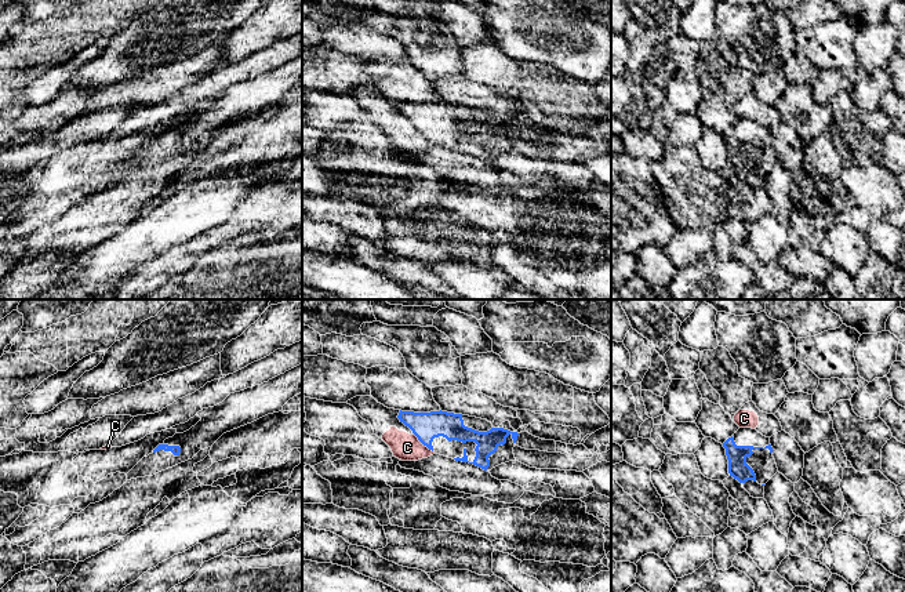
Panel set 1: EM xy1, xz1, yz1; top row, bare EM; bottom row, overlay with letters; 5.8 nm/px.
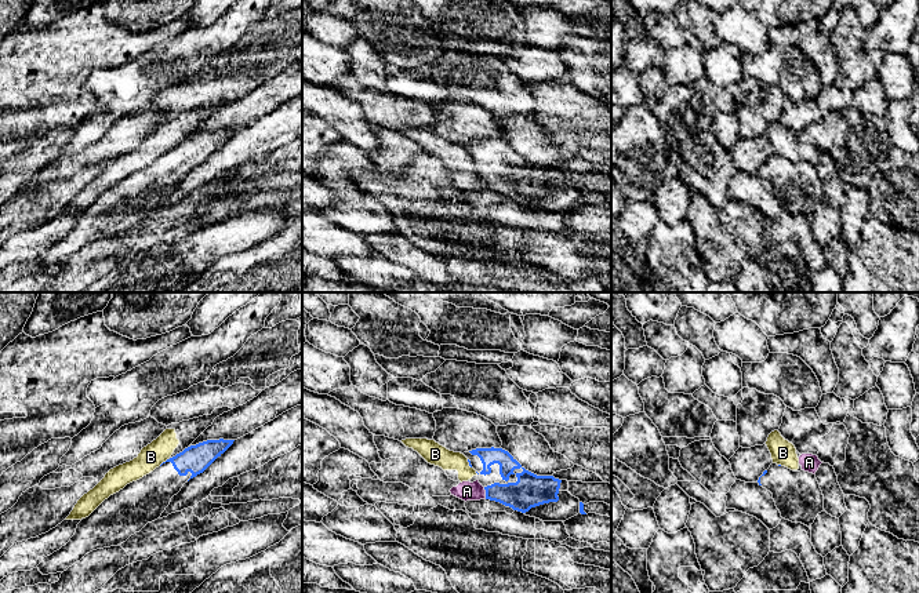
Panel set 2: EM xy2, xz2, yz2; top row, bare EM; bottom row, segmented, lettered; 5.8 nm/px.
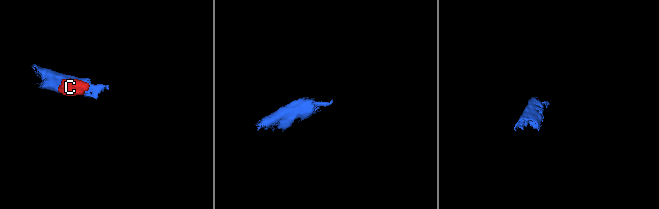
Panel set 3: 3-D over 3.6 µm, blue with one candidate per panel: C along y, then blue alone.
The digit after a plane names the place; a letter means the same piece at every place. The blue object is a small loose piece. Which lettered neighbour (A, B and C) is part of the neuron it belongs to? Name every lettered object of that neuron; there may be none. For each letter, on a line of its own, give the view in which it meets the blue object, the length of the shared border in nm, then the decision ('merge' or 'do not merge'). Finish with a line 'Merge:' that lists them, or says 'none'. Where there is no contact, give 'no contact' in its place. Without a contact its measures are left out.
A: xz2 | 70 nm | do not merge
B: xy2 | 70 nm | do not merge
C: xz1 | 160 nm | do not merge
Merge: none

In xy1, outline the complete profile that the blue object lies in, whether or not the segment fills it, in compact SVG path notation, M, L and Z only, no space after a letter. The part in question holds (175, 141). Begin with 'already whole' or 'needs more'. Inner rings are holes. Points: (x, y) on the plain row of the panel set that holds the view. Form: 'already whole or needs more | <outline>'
needs more | M302 54L268 73L230 84L222 94L199 102L201 110L189 121L166 130L152 145L143 148L127 164L127 171L153 167L192 150L200 141L211 138L223 124L283 102L283 97L299 84L302 84Z

